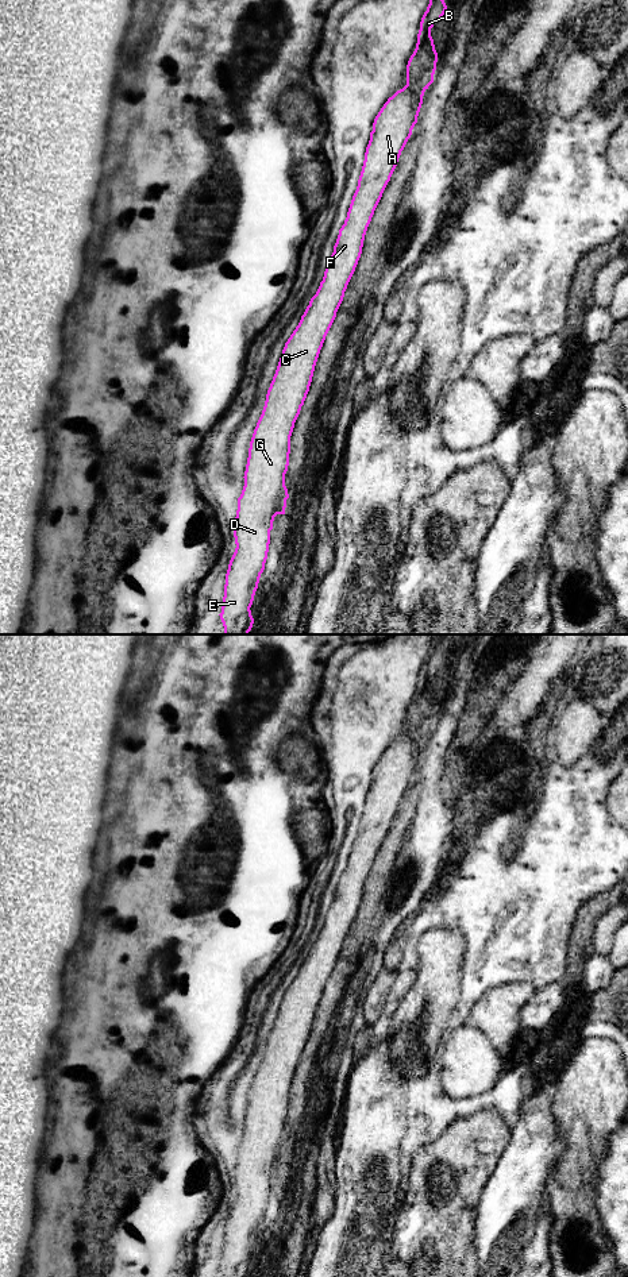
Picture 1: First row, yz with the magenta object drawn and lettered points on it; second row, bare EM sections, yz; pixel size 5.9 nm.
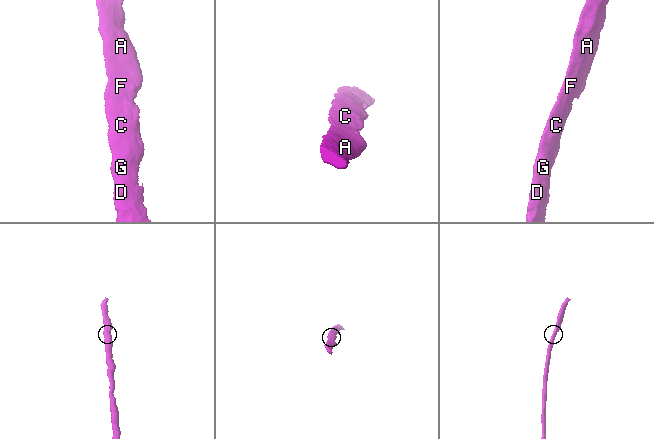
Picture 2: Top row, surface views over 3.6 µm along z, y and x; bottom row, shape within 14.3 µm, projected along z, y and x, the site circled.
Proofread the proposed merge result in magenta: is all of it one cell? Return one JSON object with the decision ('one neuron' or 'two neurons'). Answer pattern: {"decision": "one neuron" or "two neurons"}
{"decision": "one neuron"}

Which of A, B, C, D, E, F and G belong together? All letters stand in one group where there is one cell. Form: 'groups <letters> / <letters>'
groups A B C D E F G

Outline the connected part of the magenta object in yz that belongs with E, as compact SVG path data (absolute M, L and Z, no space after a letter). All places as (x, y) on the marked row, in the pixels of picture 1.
M429 0L420 22L416 49L407 65L407 85L388 99L374 119L358 186L352 196L344 224L339 229L323 281L316 294L311 298L298 325L285 343L276 374L267 390L262 414L250 441L243 477L244 486L238 498L234 529L236 548L226 574L223 606L219 614L224 626L224 634L248 634L253 628L254 618L250 607L258 589L261 574L265 570L270 531L273 529L274 517L277 514L285 514L286 499L289 498L285 486L285 474L289 466L290 436L294 423L309 391L315 366L325 336L336 317L347 285L361 258L367 227L397 166L401 151L417 123L424 92L434 82L438 53L431 36L431 28L442 19L446 9L447 5L444 0Z

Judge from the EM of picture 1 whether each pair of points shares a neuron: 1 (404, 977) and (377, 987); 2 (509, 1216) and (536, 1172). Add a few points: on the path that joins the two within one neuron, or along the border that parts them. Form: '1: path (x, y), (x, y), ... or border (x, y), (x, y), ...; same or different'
1: border (399, 971), (381, 1011); different
2: path (509, 1206), (515, 1193), (526, 1183); same

